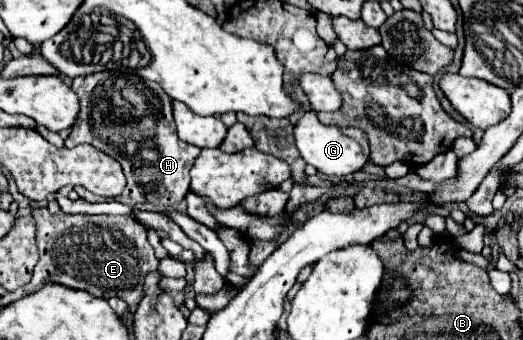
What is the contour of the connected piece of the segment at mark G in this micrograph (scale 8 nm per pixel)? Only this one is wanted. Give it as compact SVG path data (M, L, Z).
M303 114L295 124L295 142L303 160L317 168L325 176L347 176L363 168L369 158L369 142L363 130L325 126L317 120L317 114Z

